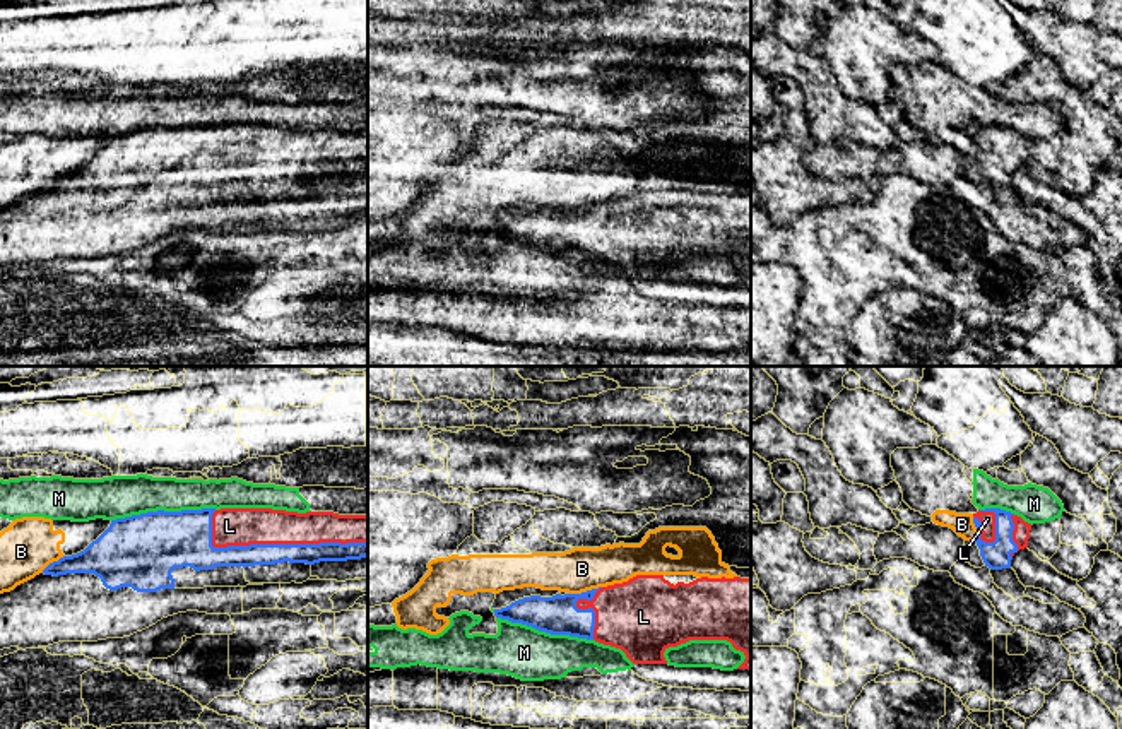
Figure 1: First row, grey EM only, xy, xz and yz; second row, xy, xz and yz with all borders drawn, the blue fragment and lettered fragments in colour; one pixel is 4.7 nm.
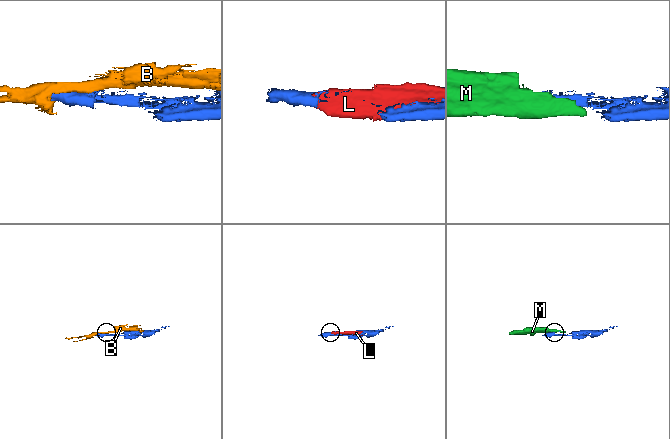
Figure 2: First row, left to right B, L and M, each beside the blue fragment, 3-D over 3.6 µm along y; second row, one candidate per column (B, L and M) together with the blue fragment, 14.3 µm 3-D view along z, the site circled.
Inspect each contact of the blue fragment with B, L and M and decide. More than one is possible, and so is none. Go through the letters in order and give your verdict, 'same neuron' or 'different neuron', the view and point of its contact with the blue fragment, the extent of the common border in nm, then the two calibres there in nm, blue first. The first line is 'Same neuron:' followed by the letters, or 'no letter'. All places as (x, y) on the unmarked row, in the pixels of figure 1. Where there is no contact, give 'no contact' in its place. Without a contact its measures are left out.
Same neuron: L
B: different neuron; contact xz (584, 209); length 170 nm; calibres 190 and 200 nm
L: same neuron; contact xy (274, 161); length 750 nm; calibres 100 and 180 nm
M: different neuron; contact xy (163, 127); length 500 nm; calibres 340 and 200 nm

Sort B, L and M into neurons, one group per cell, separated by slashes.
B M / L

